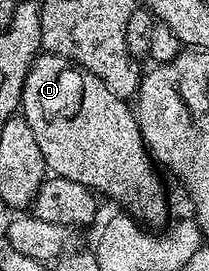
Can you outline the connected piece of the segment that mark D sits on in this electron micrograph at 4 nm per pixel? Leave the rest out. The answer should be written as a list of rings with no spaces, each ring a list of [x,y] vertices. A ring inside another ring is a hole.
[[[42,54],[37,57],[37,61],[33,64],[33,68],[27,74],[27,82],[23,86],[23,94],[21,95],[20,115],[25,117],[27,126],[31,126],[31,131],[35,133],[35,142],[39,142],[39,150],[45,159],[45,167],[52,175],[62,176],[63,178],[71,178],[71,182],[79,182],[83,186],[92,188],[94,193],[100,194],[102,197],[110,196],[113,200],[118,200],[122,204],[124,211],[132,216],[134,220],[145,226],[153,226],[149,224],[161,224],[169,216],[169,204],[165,201],[165,188],[161,185],[161,176],[158,165],[149,154],[149,148],[145,144],[145,139],[141,133],[141,127],[137,121],[136,111],[131,107],[129,100],[120,100],[115,94],[111,94],[111,90],[107,90],[107,86],[95,74],[91,74],[86,68],[81,68],[71,60],[64,60],[62,56],[51,56]]]

